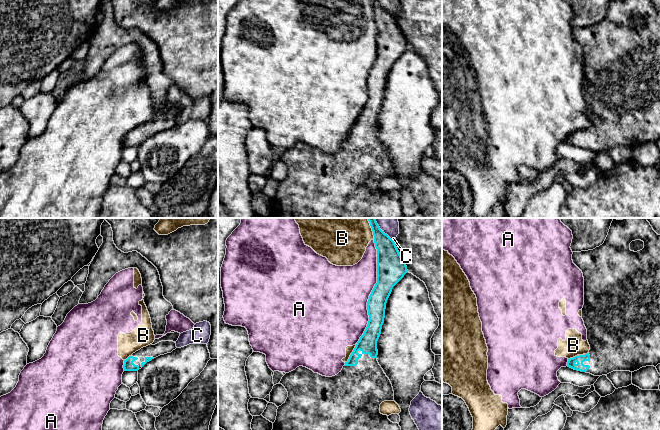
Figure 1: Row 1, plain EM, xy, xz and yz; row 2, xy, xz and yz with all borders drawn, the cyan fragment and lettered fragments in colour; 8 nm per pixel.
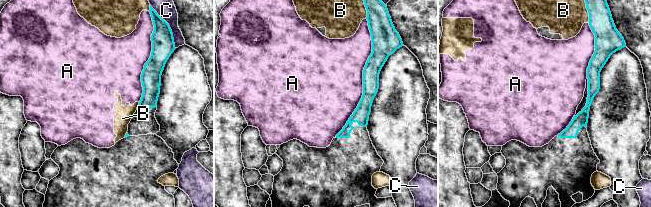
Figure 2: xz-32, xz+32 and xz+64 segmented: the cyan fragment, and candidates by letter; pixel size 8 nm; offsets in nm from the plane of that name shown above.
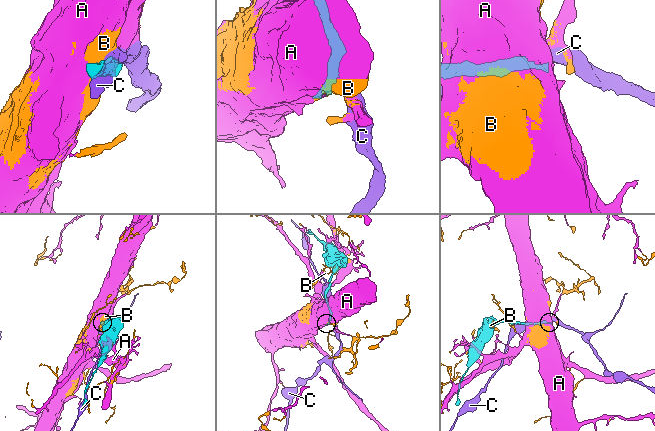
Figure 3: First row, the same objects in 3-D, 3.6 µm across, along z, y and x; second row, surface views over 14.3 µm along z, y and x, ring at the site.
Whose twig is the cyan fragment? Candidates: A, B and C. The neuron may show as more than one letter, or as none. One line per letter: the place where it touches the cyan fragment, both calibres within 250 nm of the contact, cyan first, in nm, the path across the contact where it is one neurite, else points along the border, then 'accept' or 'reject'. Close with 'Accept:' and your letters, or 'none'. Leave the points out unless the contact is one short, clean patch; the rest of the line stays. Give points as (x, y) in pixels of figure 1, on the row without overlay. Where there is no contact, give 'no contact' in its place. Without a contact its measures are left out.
A: xz (372, 67) | 240/440 nm | reject
B: xz (351, 129) | 150/60 nm | reject
C: xz (386, 10) | 220/110 nm | reject
Accept: none

